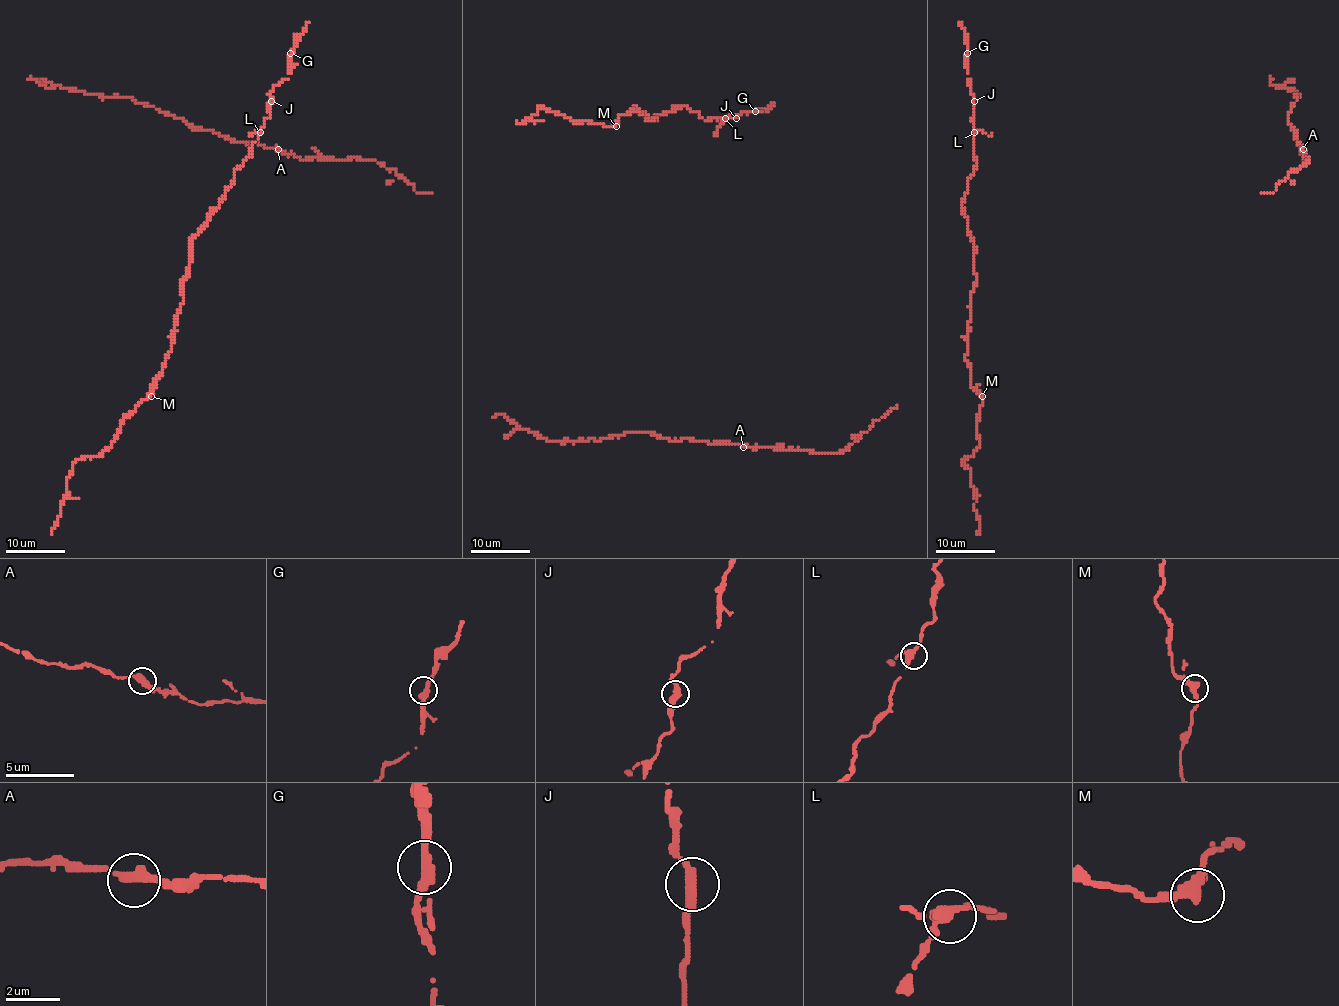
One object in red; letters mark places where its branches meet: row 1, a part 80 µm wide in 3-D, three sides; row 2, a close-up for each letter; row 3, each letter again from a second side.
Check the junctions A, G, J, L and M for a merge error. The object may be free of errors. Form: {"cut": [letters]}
{"cut": ["A"]}

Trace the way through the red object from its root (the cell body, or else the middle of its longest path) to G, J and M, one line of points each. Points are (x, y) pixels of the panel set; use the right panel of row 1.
G: (992, 135), (973, 129), (973, 96), (965, 65), (967, 53)
J: (992, 135), (973, 129), (974, 101)
M: (992, 135), (982, 131), (974, 135), (976, 167), (962, 203), (976, 276), (965, 361), (971, 387), (982, 396)

